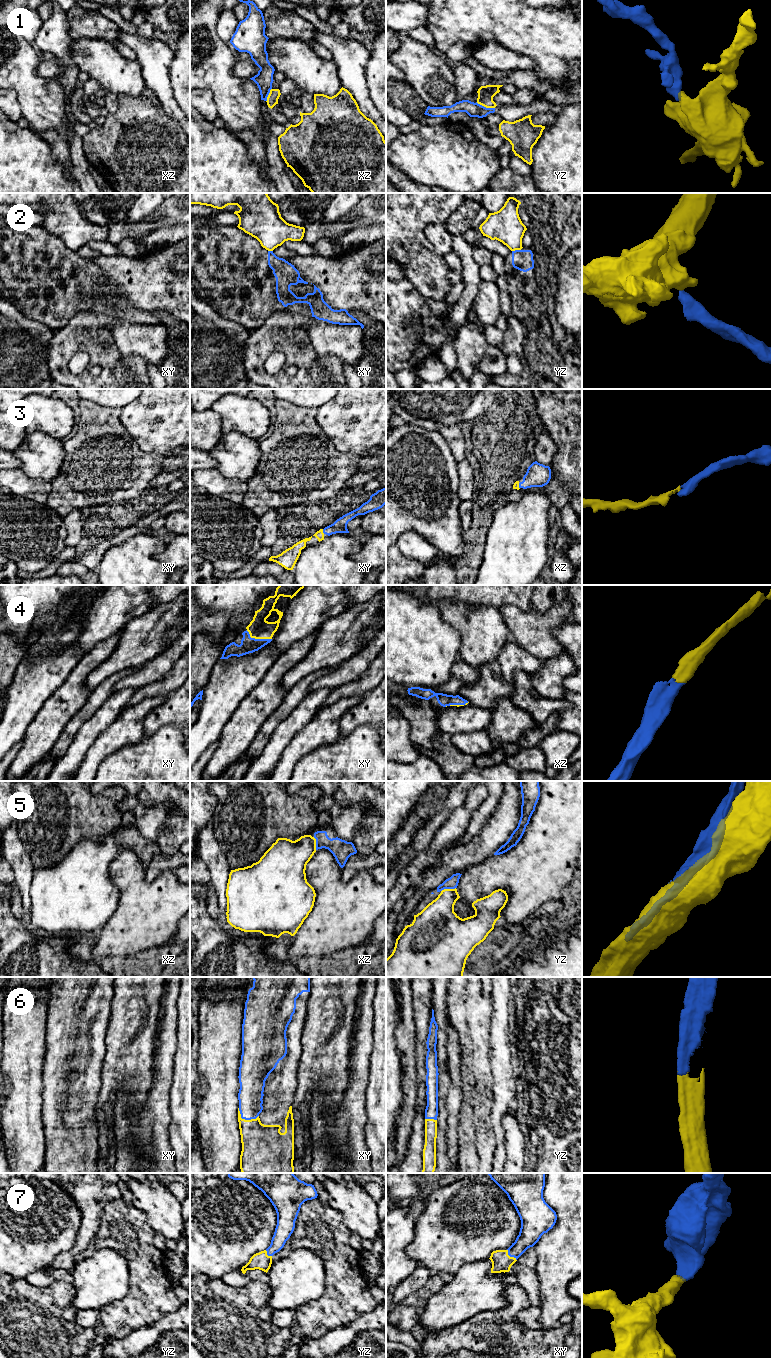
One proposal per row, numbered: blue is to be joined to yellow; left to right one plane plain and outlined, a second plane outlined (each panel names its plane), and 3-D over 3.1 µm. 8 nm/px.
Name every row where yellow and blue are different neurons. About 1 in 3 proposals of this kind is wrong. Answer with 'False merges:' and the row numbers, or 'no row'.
False merges: 1, 2, 5

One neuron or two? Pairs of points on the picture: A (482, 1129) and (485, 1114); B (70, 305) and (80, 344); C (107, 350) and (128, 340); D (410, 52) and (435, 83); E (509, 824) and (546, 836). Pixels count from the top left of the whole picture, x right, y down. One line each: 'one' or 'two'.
A: one
B: two
C: two
D: one
E: two

